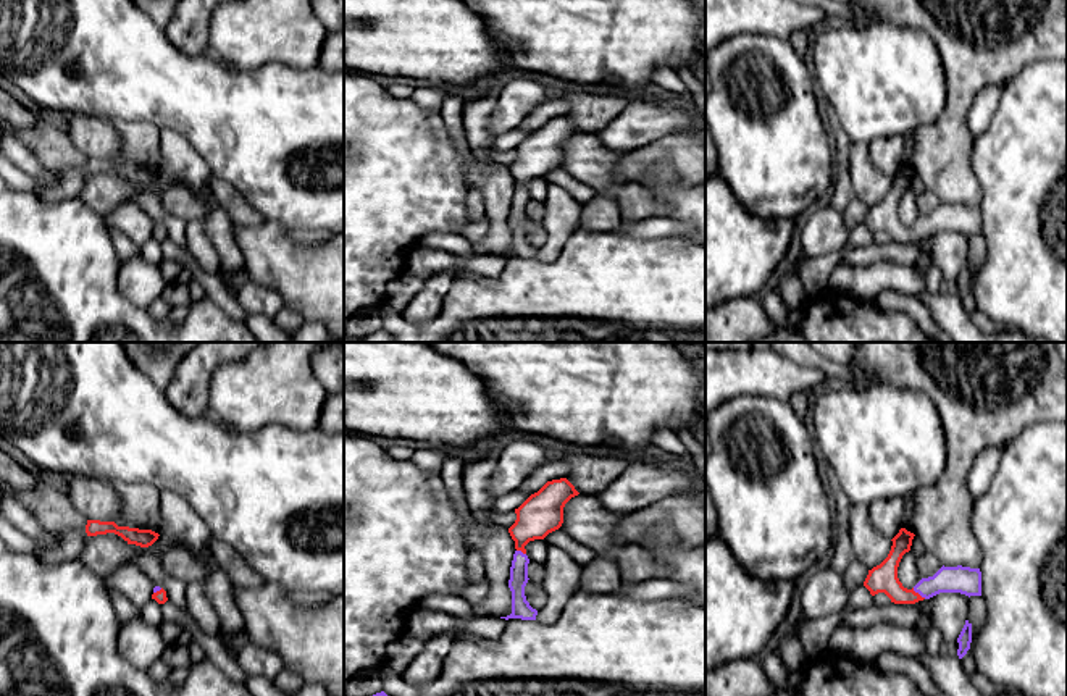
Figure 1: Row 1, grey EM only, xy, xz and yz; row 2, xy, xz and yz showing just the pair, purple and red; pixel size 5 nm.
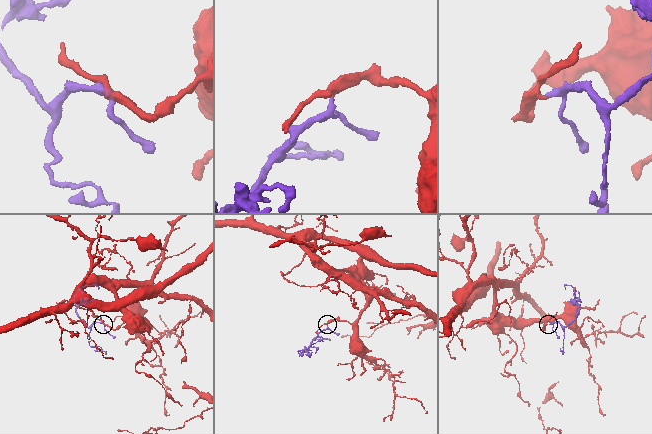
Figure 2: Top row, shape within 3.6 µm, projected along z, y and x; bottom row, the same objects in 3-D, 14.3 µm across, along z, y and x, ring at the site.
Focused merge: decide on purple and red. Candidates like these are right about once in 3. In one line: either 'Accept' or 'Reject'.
Accept

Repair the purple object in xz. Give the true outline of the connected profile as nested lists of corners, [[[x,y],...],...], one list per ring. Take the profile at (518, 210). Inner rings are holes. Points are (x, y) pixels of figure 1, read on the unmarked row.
[[[567,118],[547,119],[538,131],[531,132],[518,147],[517,158],[508,166],[515,179],[515,192],[510,205],[508,226],[512,229],[512,252],[500,257],[536,258],[538,249],[529,244],[525,234],[528,221],[528,202],[525,184],[534,178],[544,178],[563,161],[565,142],[580,131]]]

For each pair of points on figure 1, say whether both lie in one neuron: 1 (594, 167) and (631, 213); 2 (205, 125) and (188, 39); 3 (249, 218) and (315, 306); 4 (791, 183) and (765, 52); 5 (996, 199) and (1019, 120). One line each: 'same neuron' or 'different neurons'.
1: same neuron
2: different neurons
3: different neurons
4: same neuron
5: same neuron

